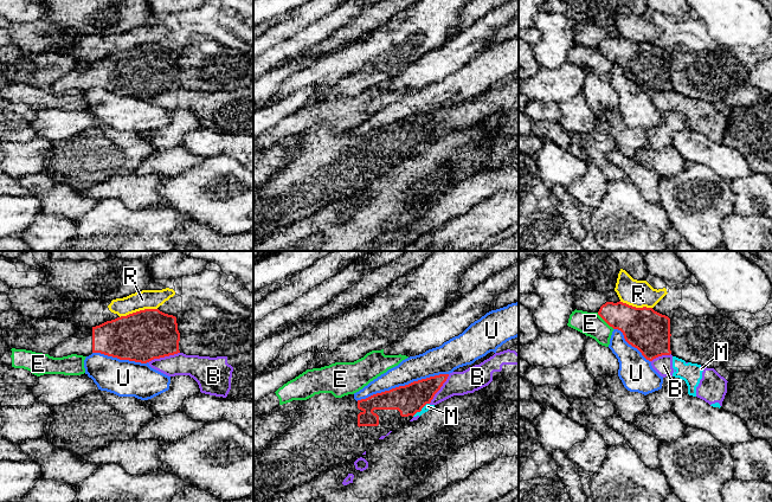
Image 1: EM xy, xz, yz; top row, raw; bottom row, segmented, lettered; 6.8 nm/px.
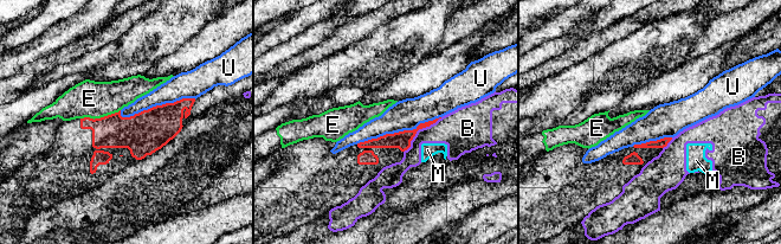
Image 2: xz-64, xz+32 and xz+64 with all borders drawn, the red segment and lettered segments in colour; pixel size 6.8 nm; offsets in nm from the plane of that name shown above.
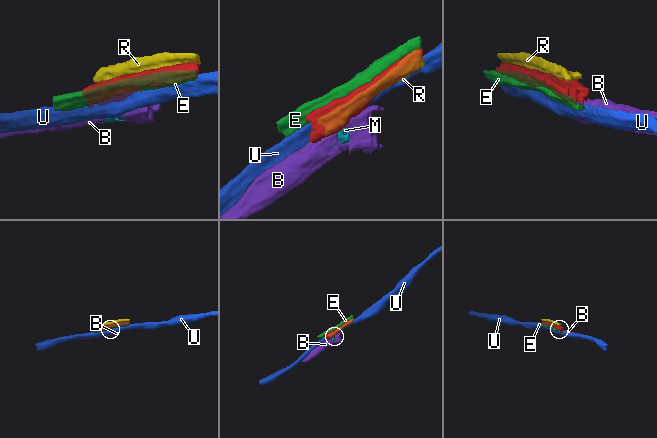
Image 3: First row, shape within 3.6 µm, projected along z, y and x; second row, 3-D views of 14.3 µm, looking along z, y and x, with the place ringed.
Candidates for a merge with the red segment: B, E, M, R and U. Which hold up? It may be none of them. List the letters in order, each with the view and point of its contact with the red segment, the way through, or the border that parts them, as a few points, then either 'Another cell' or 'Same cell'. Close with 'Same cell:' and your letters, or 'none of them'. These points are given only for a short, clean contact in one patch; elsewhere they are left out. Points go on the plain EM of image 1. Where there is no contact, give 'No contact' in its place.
B: Touches red at xy (163, 91). Boundary: xy (179, 87), (172, 90), (154, 92), (148, 97). Another cell
E: Touches red at yz (605, 56). Another cell
M: Touches red at xz (420, 145). Boundary: xz (429, 137), (412, 150). Another cell
R: Touches red at xy (137, 46). Another cell
U: Touches red at xz (401, 121). Another cell
Same cell: none of them

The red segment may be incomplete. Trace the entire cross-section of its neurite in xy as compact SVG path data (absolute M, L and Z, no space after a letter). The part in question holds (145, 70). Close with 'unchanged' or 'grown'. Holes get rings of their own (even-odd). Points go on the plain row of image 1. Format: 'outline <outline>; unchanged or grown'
outline M144 44L75 67L56 81L50 91L101 88L120 95L147 98L180 88L176 52Z; grown

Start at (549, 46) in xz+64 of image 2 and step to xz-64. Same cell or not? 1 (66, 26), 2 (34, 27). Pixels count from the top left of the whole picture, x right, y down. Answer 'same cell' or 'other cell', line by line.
1: same cell
2: other cell

